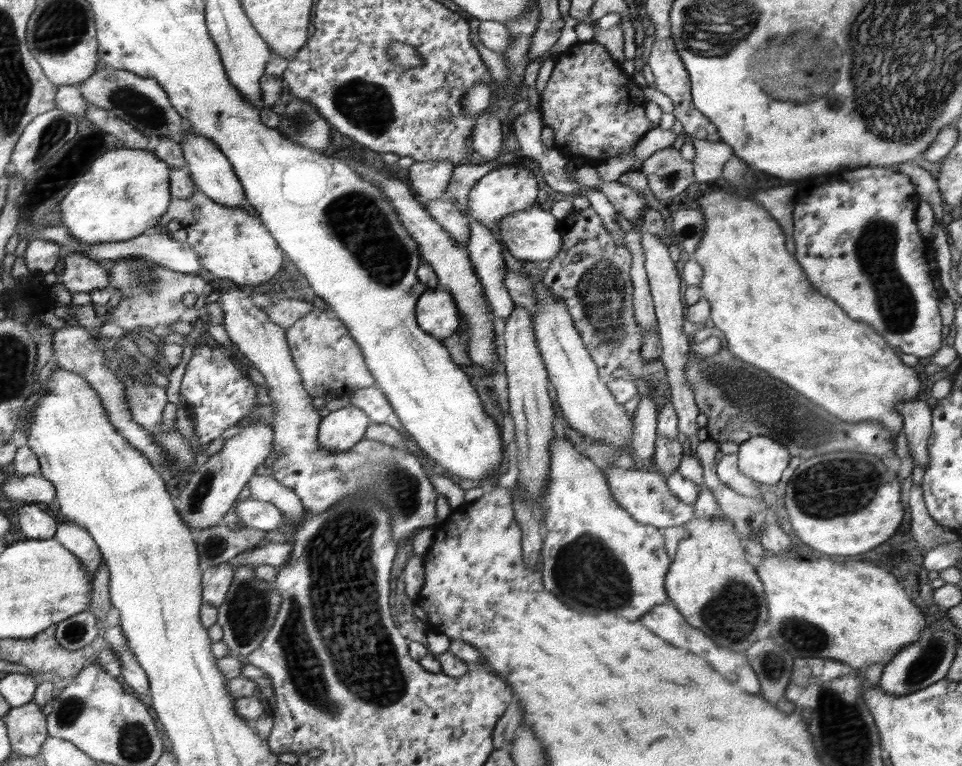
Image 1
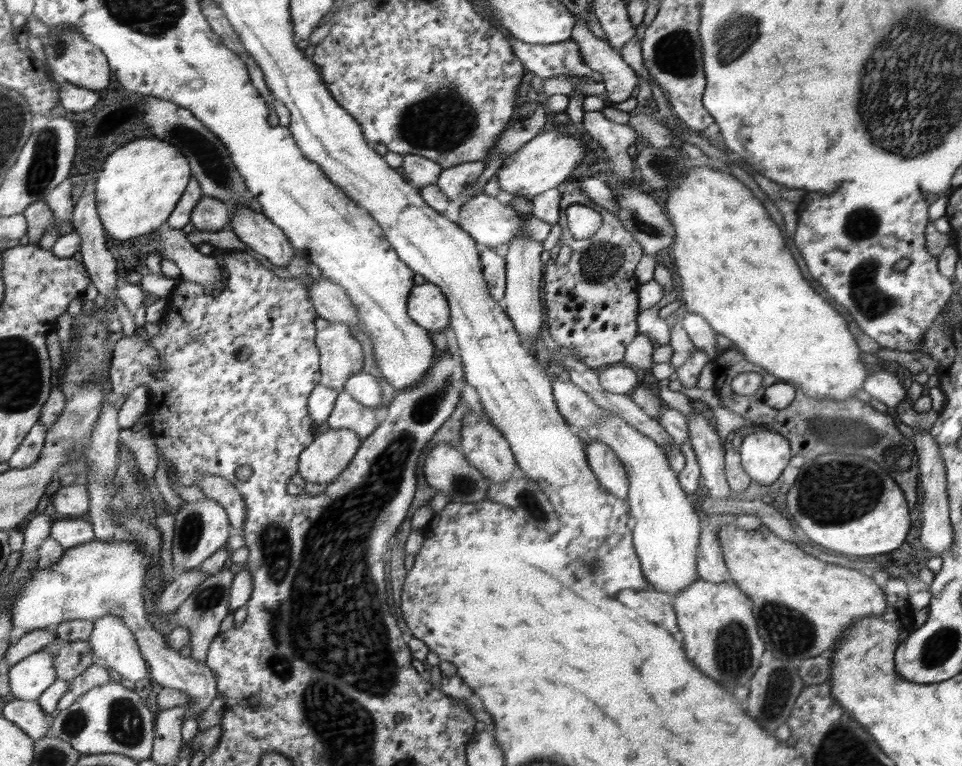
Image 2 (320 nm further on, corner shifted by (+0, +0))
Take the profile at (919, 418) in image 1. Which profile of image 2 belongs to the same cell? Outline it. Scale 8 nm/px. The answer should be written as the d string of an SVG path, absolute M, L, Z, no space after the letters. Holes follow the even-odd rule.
M878 372L871 374L862 388L890 408L891 412L903 400L906 400L906 387L902 387L898 374Z

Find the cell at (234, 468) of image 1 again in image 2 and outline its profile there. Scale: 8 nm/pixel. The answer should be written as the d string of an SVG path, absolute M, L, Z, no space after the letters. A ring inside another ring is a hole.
M208 497L195 502L185 502L175 510L175 527L172 543L172 560L175 579L186 571L192 571L220 550L228 540L228 519L226 509Z

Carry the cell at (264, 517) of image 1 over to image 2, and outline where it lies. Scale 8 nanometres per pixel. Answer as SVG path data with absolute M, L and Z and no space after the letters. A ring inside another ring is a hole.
M201 474L197 484L205 496L223 505L234 528L243 528L246 518L244 499L236 487L218 474Z

